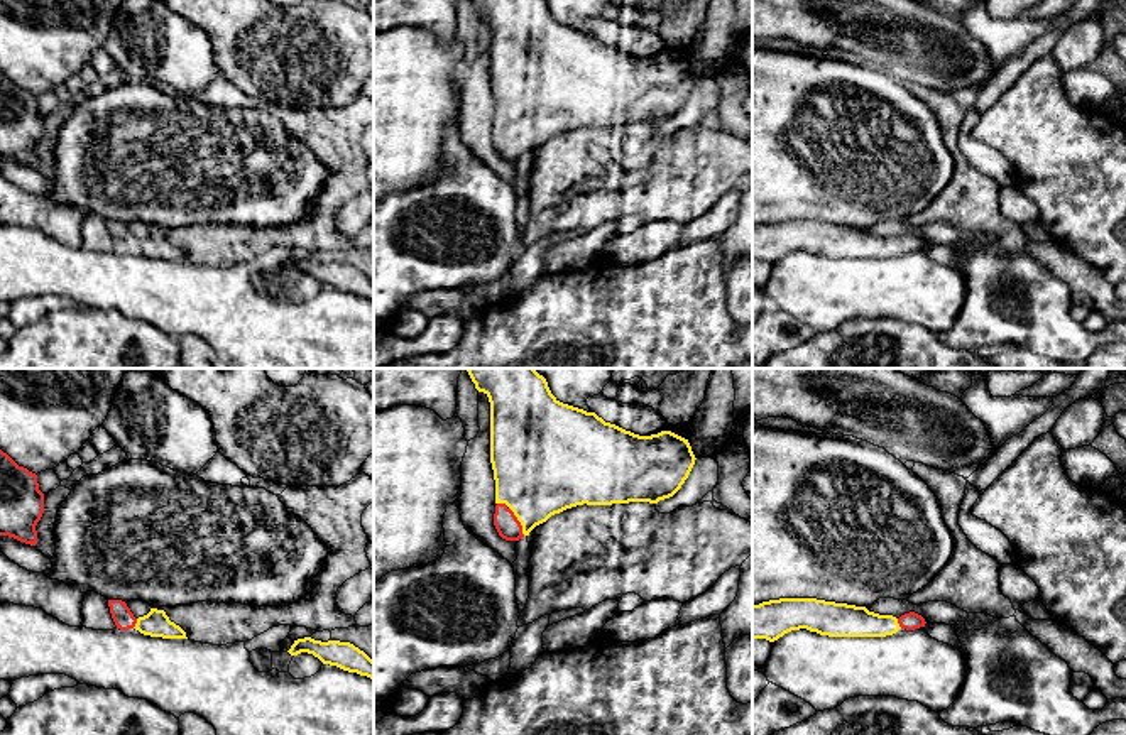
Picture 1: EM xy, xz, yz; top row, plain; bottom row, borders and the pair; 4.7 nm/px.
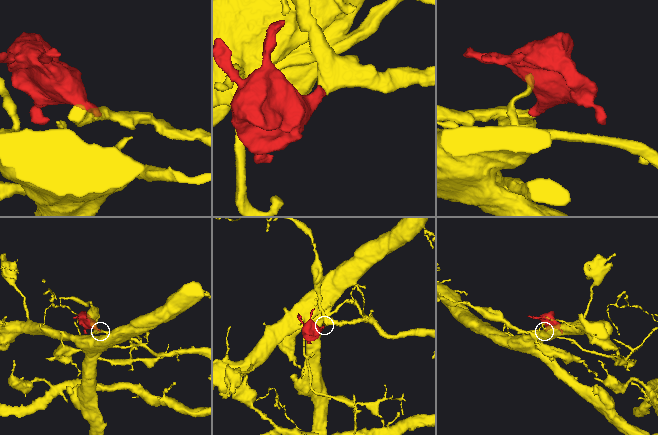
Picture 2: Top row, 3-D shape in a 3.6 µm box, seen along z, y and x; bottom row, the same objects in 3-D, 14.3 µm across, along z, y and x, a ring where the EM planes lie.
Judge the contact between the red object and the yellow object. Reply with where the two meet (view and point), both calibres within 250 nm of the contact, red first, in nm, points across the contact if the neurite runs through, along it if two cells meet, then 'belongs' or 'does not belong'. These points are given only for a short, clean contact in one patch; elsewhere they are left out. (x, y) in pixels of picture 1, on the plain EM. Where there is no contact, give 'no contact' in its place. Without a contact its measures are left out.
meets red in xz at (514, 137); 120 nm thick on the red side, 440 nm on the other; runs through xz (508, 147), (514, 137), (533, 119), (540, 92); belongs

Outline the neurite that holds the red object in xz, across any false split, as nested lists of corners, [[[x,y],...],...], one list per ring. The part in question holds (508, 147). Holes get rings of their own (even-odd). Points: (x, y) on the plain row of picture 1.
[[[472,0],[472,3],[490,24],[490,84],[497,125],[494,147],[506,162],[519,162],[551,137],[583,125],[658,125],[681,110],[695,86],[697,79],[688,61],[671,52],[639,57],[605,44],[595,34],[560,24],[546,0]]]

